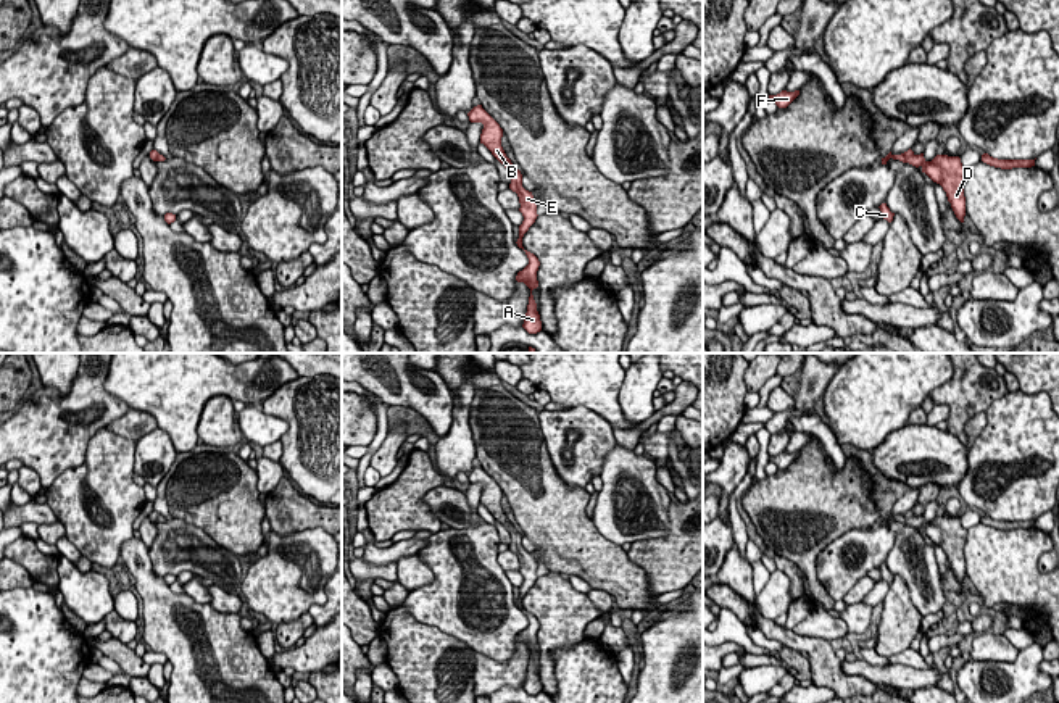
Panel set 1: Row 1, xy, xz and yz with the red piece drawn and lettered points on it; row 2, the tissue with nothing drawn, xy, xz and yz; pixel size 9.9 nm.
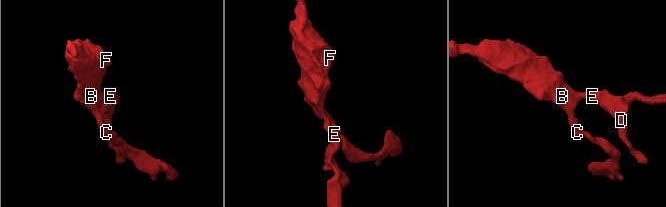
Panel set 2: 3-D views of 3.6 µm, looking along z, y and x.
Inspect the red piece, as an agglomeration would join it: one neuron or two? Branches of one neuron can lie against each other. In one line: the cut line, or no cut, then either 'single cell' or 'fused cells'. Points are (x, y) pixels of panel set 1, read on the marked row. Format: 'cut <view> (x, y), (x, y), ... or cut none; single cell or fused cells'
cut none; single cell

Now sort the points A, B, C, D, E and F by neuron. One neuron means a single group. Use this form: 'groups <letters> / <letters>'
groups A B C D E F

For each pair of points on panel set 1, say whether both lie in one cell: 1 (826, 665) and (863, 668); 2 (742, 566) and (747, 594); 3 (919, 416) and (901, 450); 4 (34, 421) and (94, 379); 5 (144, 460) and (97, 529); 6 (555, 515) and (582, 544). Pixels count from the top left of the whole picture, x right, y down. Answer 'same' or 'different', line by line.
1: different
2: same
3: different
4: same
5: different
6: same

